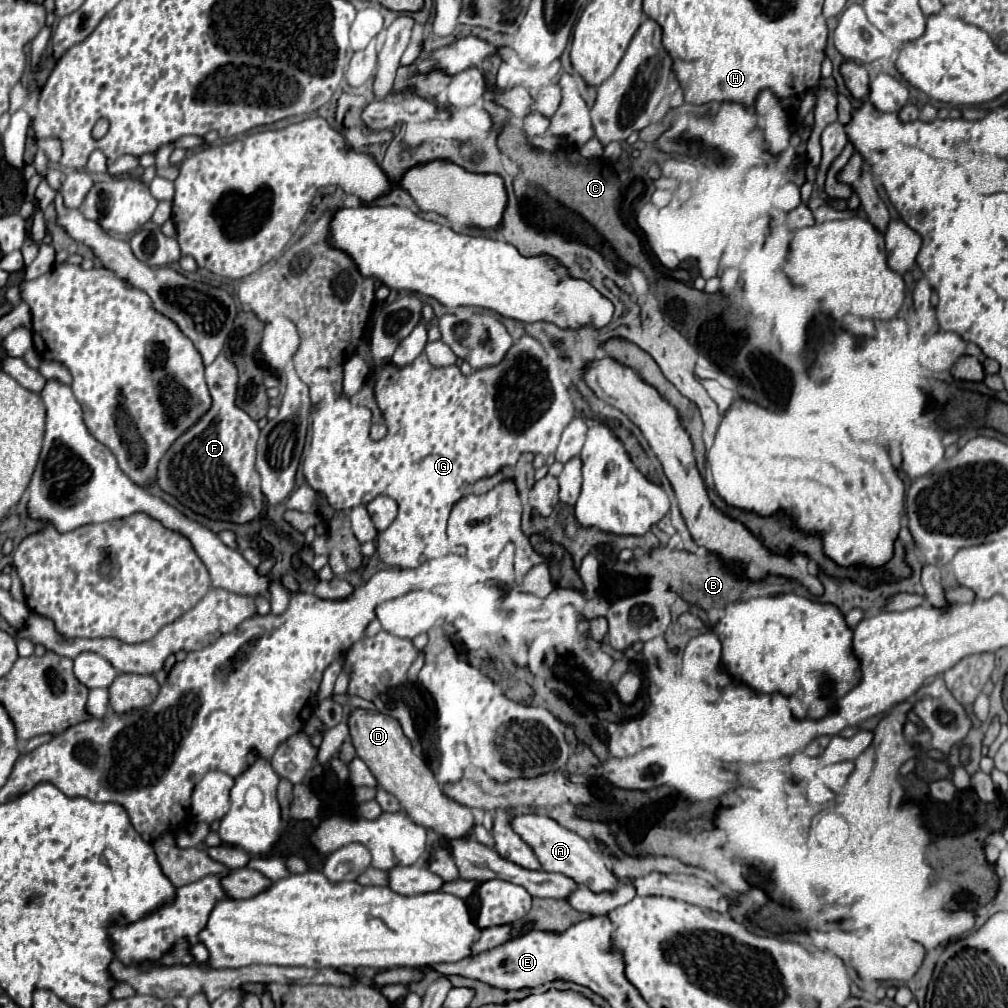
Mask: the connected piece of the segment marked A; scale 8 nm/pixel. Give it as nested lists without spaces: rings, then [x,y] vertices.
[[[541,814],[515,816],[513,818],[513,828],[533,848],[533,852],[539,858],[543,870],[547,870],[547,872],[563,872],[565,876],[575,876],[575,880],[579,880],[579,884],[589,886],[593,892],[601,892],[601,890],[611,892],[611,890],[615,890],[617,878],[611,872],[609,860],[599,852],[599,848],[595,844],[583,840],[575,832],[559,826],[549,816],[541,816]]]

